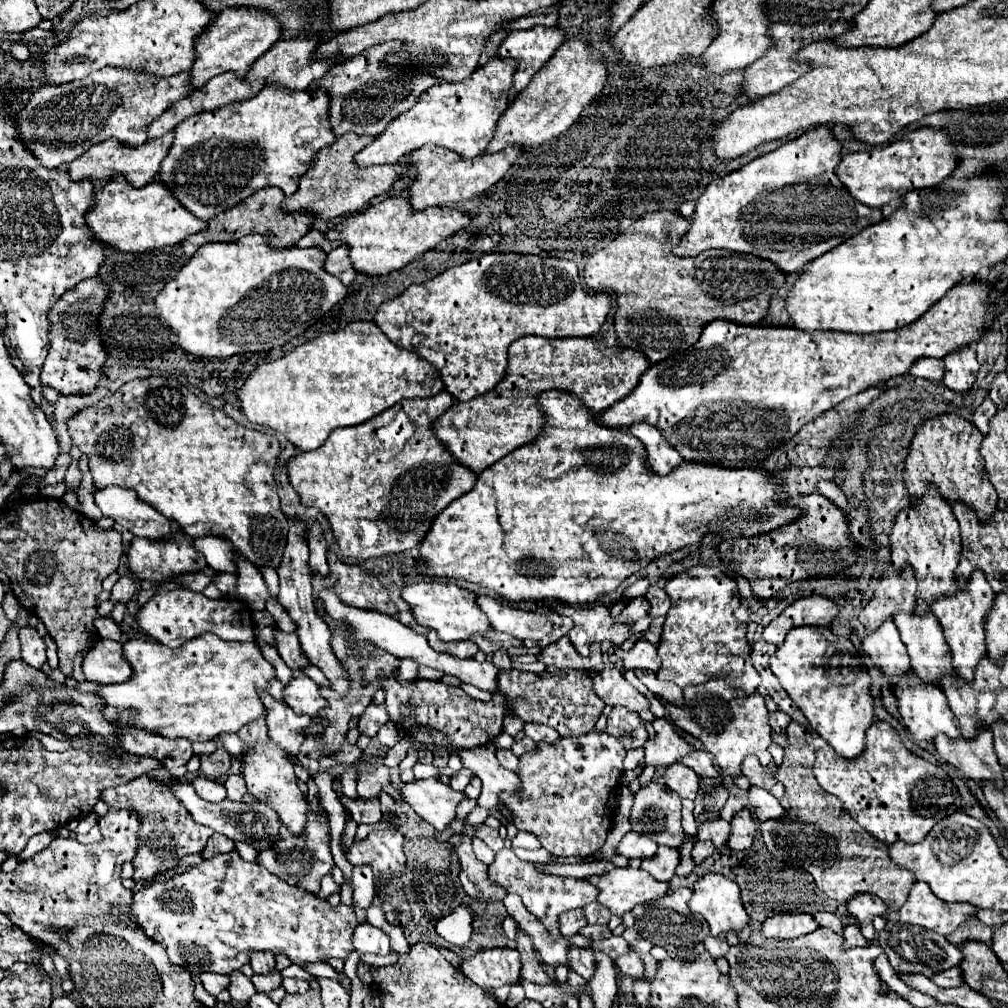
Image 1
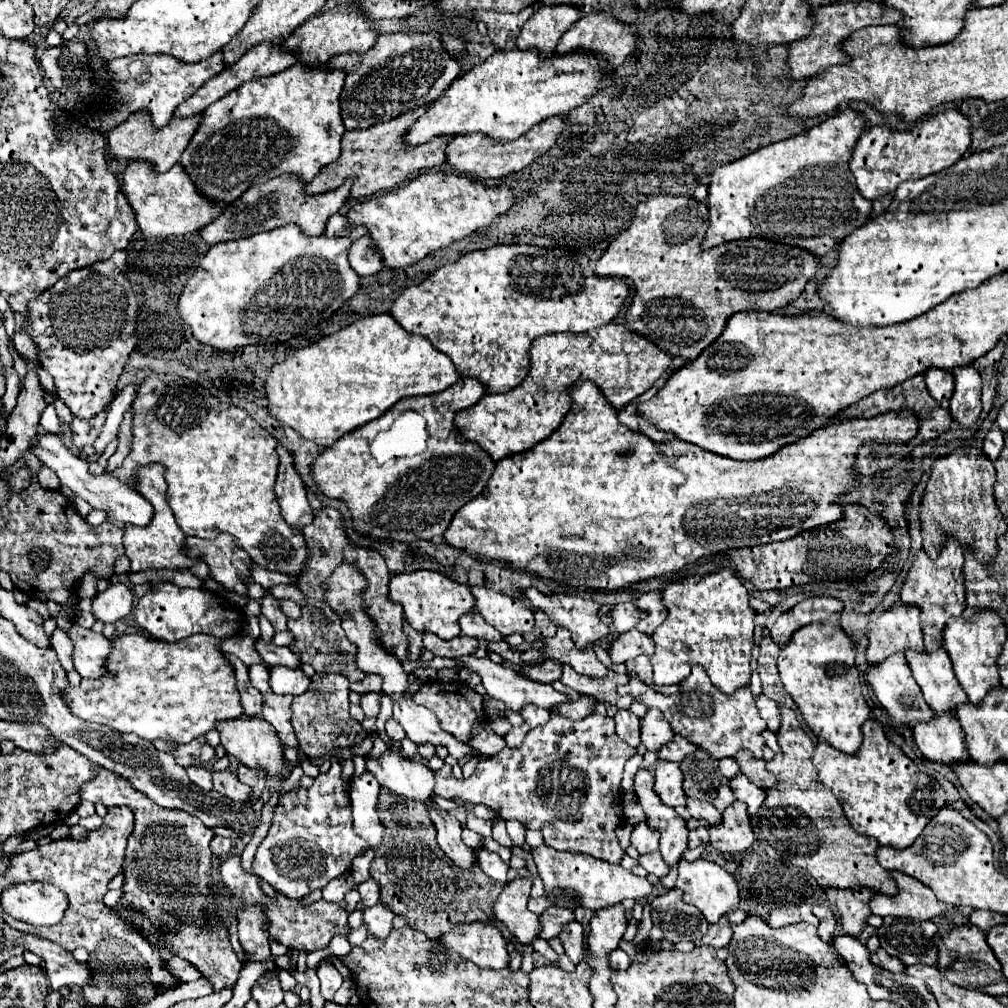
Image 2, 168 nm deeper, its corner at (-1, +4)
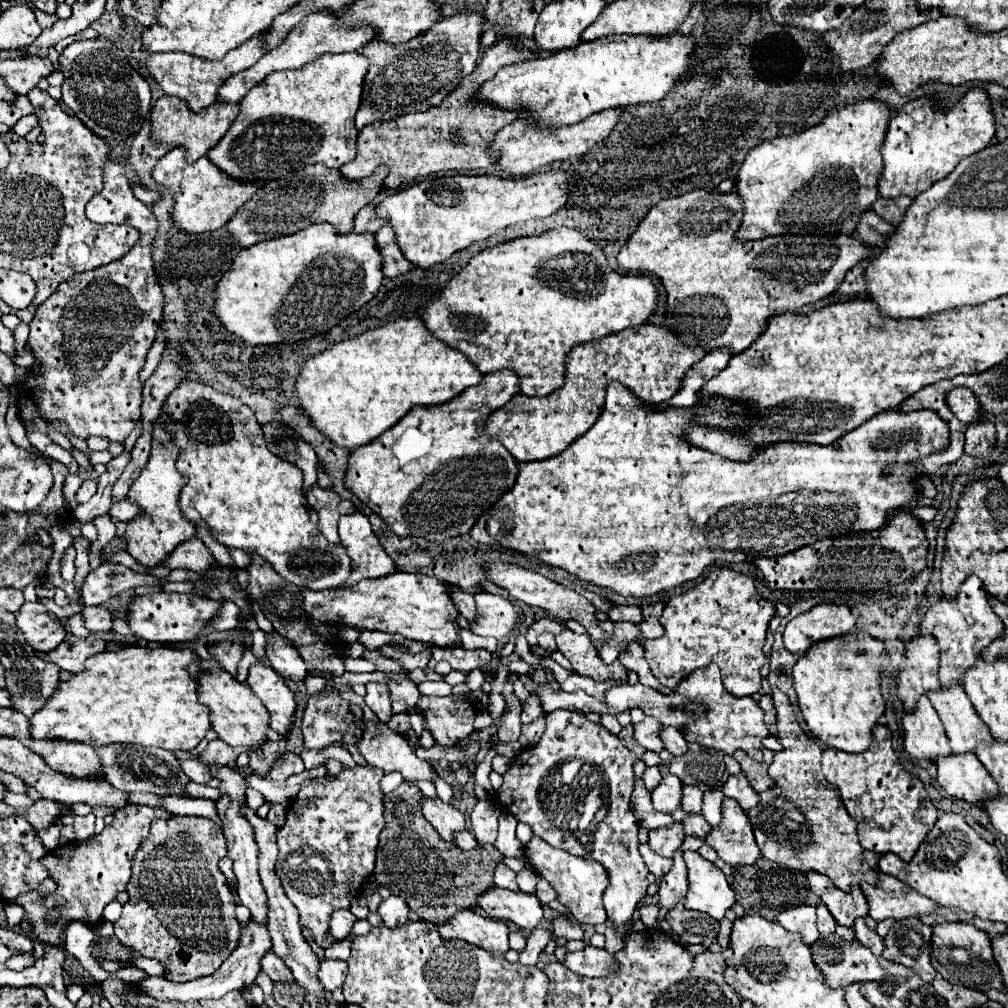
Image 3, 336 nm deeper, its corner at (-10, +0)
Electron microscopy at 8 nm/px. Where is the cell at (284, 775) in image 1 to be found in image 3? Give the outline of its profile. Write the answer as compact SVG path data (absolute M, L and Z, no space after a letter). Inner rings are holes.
M206 660L204 666L208 668L208 674L202 674L198 680L200 686L200 702L210 708L212 714L212 728L218 734L220 740L224 740L230 746L244 746L248 750L262 748L266 744L266 732L270 728L268 710L264 710L264 704L246 684L236 682L226 670L222 670L214 660Z

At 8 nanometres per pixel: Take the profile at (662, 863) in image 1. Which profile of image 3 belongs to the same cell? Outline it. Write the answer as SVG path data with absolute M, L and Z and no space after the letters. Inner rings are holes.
M642 844L642 846L640 846L640 854L642 854L648 870L650 870L656 878L662 878L662 876L668 874L668 870L672 868L672 860L654 854L654 852L648 848L648 844Z

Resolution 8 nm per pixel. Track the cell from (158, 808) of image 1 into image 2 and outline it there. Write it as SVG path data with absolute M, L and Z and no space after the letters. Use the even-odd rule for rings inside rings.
M99 770L97 776L91 782L85 782L79 788L79 796L83 800L89 800L93 804L103 804L110 808L118 805L131 806L135 814L135 830L129 836L127 854L123 862L123 896L121 902L127 908L143 910L149 918L149 922L155 926L157 936L163 942L163 950L187 960L191 966L201 970L203 976L209 976L215 984L215 990L223 990L227 986L235 986L239 970L243 968L241 960L237 958L231 942L229 942L229 930L225 926L225 920L221 916L215 916L219 910L219 904L215 900L215 894L211 890L211 850L209 842L213 840L213 830L207 830L199 818L191 814L183 814L183 810L167 810L157 804L153 804L145 794L139 794L133 786L127 786L125 778L115 778L109 770Z

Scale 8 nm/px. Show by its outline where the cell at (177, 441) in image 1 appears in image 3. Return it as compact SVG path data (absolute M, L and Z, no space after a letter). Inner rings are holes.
M184 380L166 398L162 414L172 418L164 428L174 434L174 444L180 448L176 468L188 478L188 484L180 492L180 510L184 518L188 518L196 528L210 530L210 534L226 548L240 548L248 554L258 554L270 562L284 580L300 588L324 590L338 588L346 582L350 574L350 558L342 544L326 542L326 538L316 530L306 508L306 496L302 494L300 470L290 462L276 458L276 454L266 448L262 426L252 412L248 420L248 408L238 398L216 392L198 380Z

